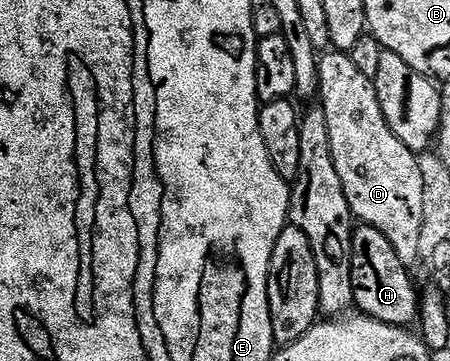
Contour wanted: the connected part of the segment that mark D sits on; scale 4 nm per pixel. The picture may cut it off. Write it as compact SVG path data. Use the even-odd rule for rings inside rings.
M323 53L320 55L318 61L318 76L320 78L320 93L319 93L319 103L325 109L325 126L324 129L327 131L327 141L330 144L330 152L332 154L332 169L335 174L338 174L341 184L339 184L340 191L343 192L348 208L352 217L364 226L373 227L384 234L389 242L391 242L395 252L397 252L397 257L399 260L406 264L412 264L412 262L421 262L427 256L427 250L424 246L421 236L421 176L419 176L418 169L418 157L414 154L414 151L411 151L400 139L396 137L390 130L388 124L385 122L385 114L381 110L381 101L377 99L377 88L374 82L374 79L368 78L359 72L359 68L355 66L353 62L345 62L345 59L349 56L347 53L343 58L327 58Z

